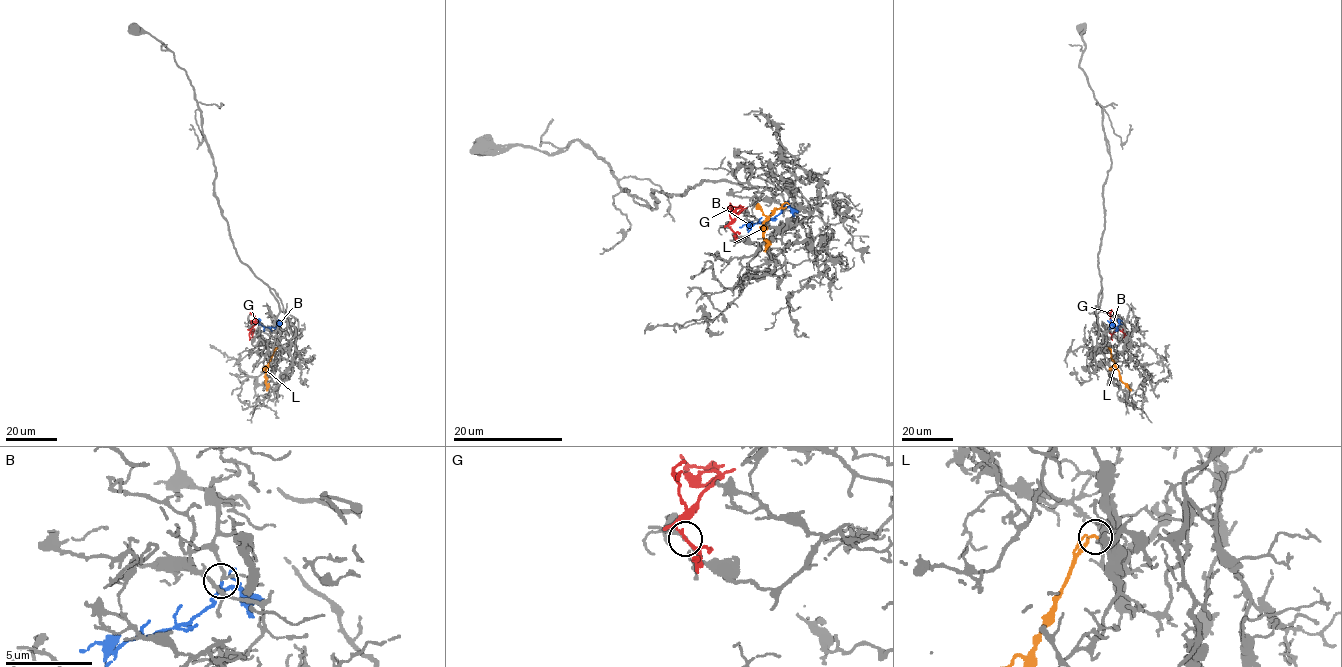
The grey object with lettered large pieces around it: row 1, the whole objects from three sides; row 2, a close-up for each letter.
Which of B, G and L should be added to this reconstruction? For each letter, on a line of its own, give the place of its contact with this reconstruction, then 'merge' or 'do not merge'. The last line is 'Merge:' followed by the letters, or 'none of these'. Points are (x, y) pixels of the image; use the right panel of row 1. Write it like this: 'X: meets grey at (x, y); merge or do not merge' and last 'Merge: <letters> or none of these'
B: meets grey at (1109, 328); merge
G: meets grey at (1121, 331); do not merge
L: meets grey at (1109, 348); do not merge
Merge: B

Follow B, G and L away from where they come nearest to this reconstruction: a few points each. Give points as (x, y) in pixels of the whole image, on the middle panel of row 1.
B: (784, 205), (777, 215), (750, 227), (747, 224), (739, 227)
G: (731, 230), (731, 221), (742, 211), (740, 206), (729, 209)
L: (788, 204), (783, 204), (764, 221), (765, 252)

